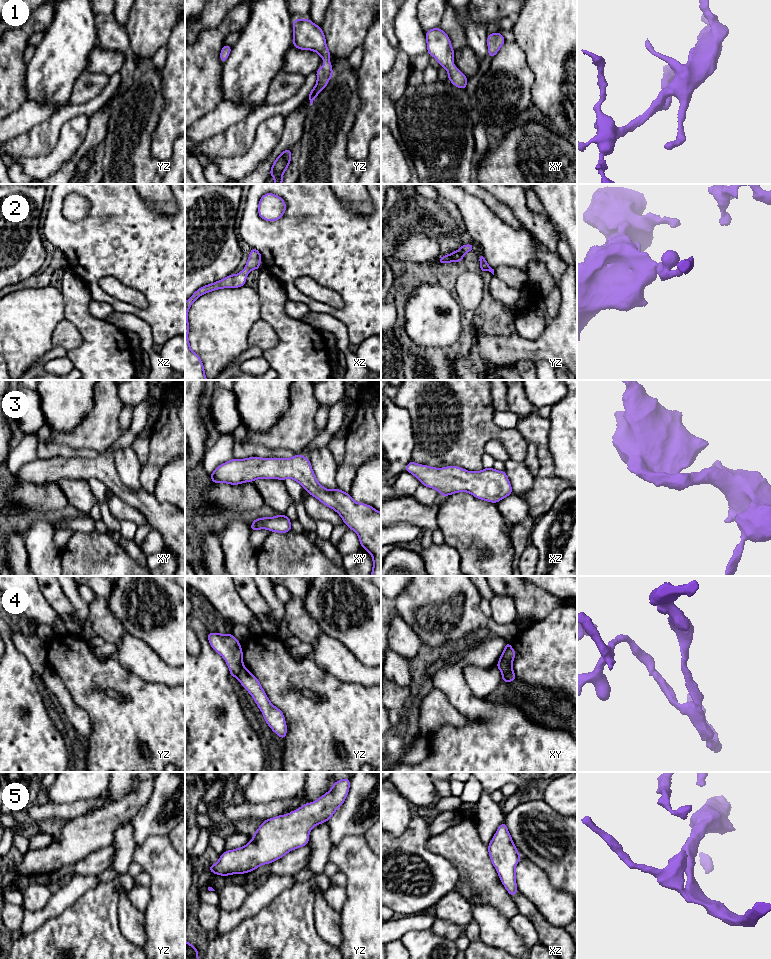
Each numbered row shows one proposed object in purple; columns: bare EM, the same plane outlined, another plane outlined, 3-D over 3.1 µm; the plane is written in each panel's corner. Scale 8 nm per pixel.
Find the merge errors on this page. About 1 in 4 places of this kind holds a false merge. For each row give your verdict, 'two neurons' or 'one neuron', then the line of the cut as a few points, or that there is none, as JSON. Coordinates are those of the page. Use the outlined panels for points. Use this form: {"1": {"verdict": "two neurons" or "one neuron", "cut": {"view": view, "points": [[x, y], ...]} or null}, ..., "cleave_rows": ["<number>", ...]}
{"1": {"verdict": "one neuron", "cut": null}, "2": {"verdict": "one neuron", "cut": null}, "3": {"verdict": "one neuron", "cut": null}, "4": {"verdict": "two neurons", "cut": {"view": "xy", "points": [[512, 670], [502, 673]]}}, "5": {"verdict": "one neuron", "cut": null}, "cleave_rows": ["4"]}

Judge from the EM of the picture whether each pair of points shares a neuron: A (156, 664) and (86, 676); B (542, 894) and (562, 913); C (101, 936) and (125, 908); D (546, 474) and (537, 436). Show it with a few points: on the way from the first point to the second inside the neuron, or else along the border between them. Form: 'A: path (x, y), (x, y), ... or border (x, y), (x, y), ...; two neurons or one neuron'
A: border (115, 652), (117, 661), (123, 667), (146, 682); two neurons
B: path (547, 899), (557, 908); one neuron
C: border (119, 894), (118, 924), (120, 931), (127, 938); two neurons
D: path (546, 465), (542, 445); one neuron

